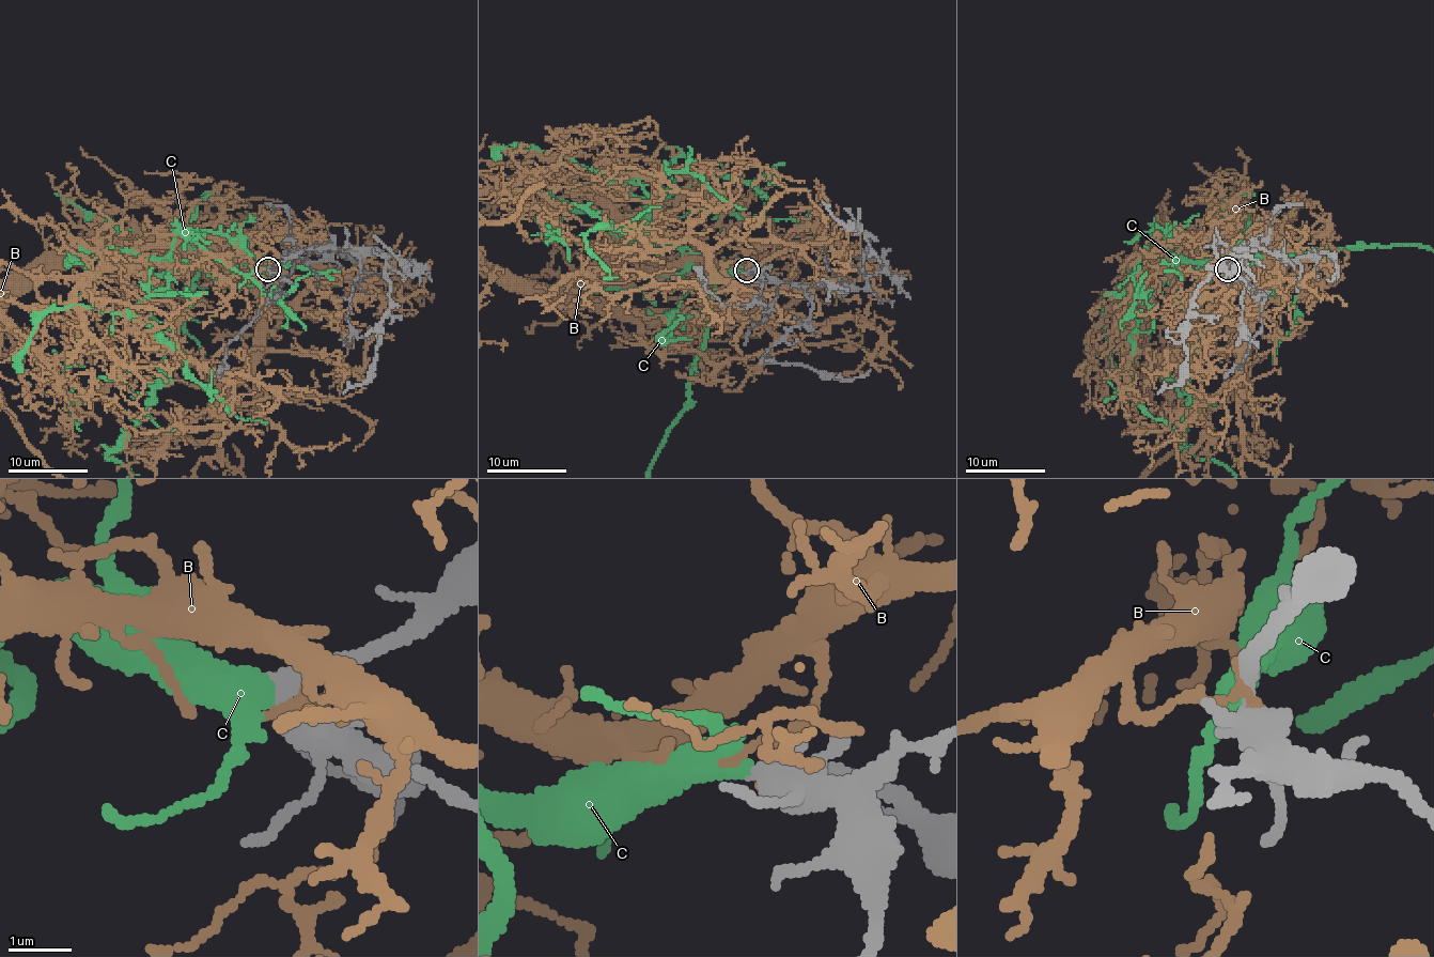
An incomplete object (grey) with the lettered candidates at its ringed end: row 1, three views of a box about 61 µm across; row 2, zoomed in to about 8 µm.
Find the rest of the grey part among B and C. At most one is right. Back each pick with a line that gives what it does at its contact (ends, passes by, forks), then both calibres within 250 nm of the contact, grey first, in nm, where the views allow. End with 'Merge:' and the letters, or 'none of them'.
C: it passes by | 320/400 nm
Merge: C

